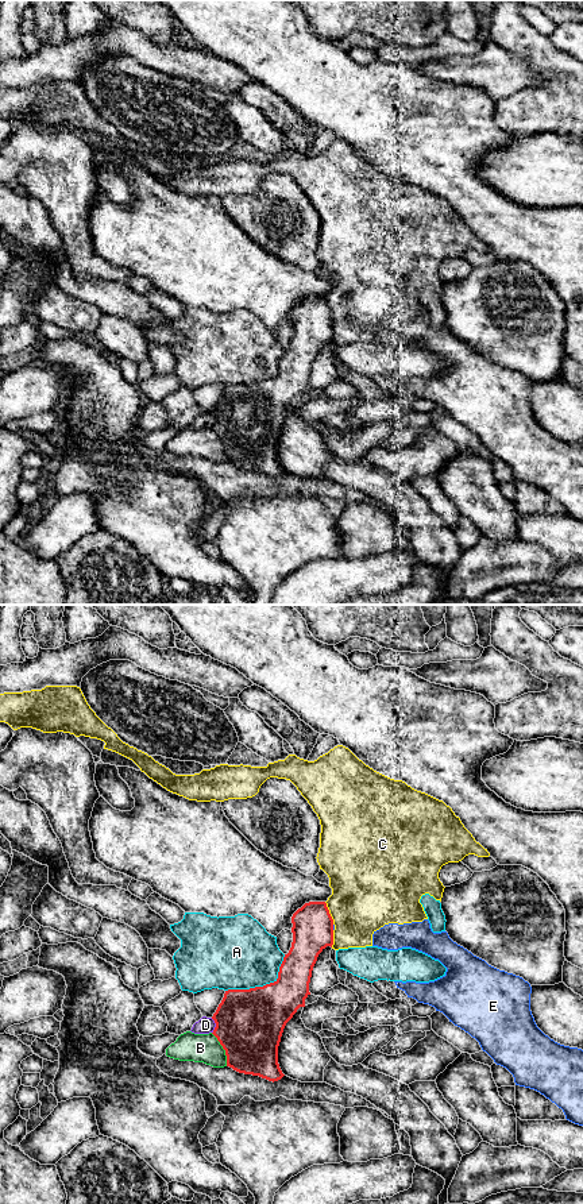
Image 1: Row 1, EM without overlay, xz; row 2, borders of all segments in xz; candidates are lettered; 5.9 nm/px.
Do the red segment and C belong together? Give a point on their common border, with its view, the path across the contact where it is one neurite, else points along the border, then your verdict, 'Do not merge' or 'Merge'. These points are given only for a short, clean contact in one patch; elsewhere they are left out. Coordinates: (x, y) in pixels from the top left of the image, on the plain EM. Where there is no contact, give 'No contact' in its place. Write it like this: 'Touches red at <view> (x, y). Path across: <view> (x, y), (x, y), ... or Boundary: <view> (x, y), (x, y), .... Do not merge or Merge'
Touches red at xz (328, 308). Boundary: xz (324, 297), (334, 319). Do not merge

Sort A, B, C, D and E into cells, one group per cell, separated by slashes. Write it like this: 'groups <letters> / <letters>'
groups A / B / C / D / E

